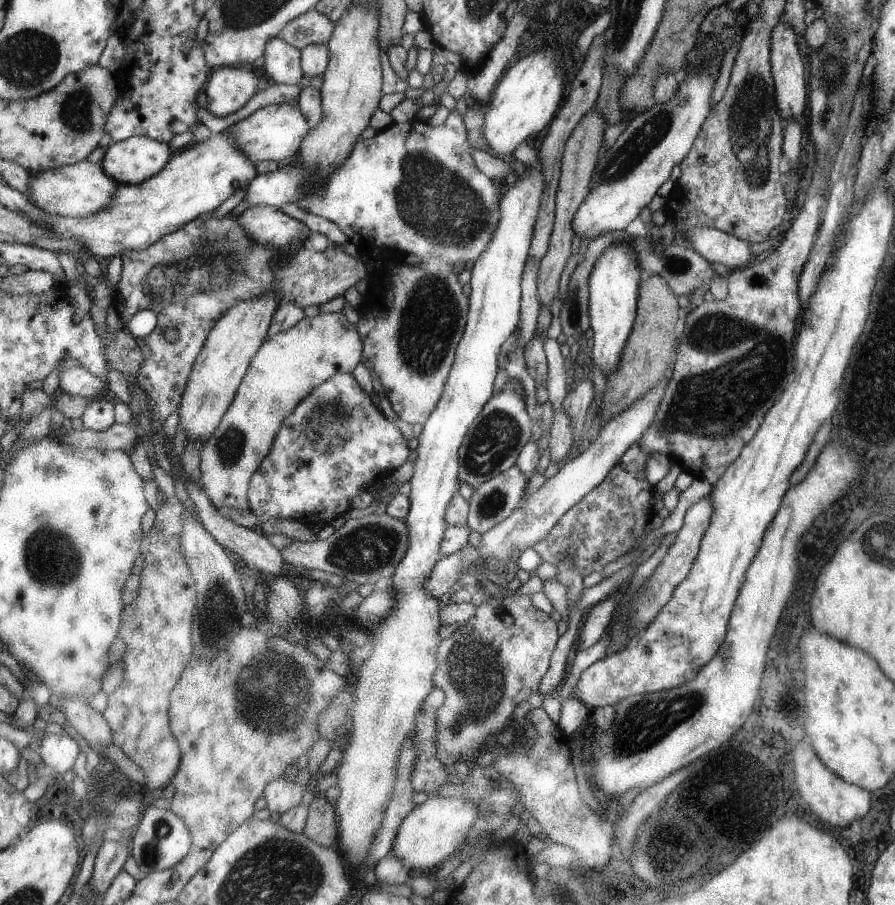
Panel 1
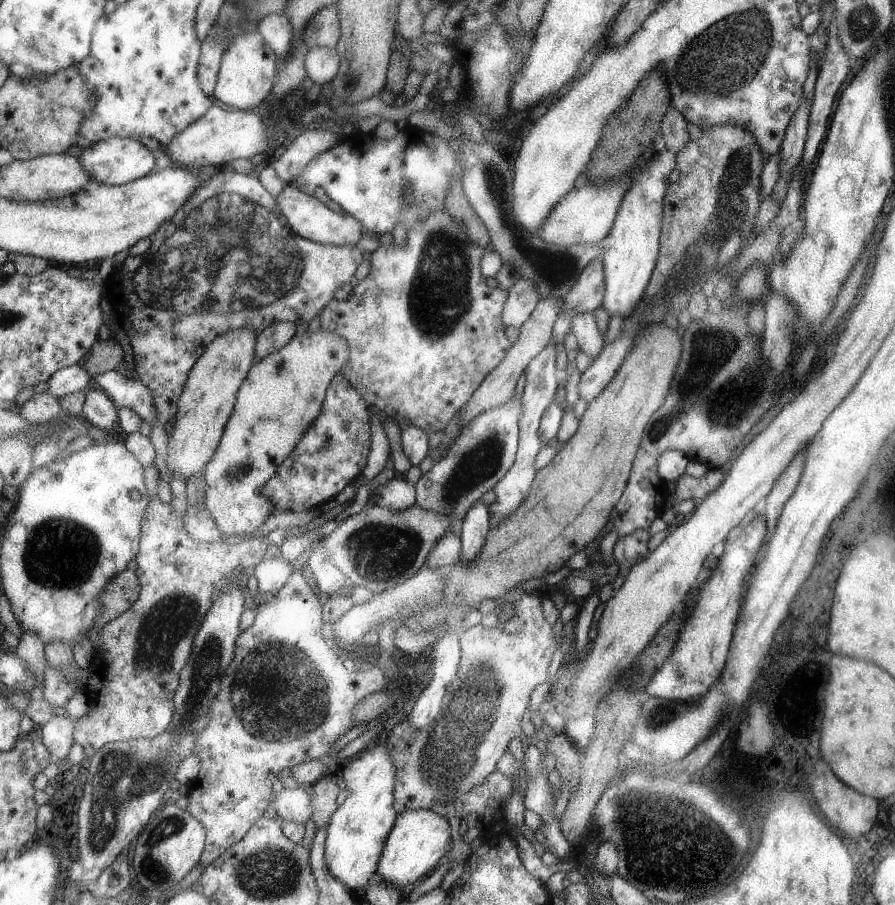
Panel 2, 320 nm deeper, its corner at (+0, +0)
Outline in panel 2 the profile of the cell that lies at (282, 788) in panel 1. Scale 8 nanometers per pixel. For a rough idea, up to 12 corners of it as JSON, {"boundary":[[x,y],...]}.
{"boundary":[[308,787],[280,788],[273,804],[283,819],[307,824],[314,815]]}

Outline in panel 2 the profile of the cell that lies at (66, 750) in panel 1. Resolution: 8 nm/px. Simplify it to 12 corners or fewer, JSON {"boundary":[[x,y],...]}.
{"boundary":[[54,716],[45,725],[44,743],[53,762],[69,756],[76,722]]}

